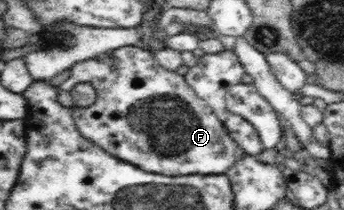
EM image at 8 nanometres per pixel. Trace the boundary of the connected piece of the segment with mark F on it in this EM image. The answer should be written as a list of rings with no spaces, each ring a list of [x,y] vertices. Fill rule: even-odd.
[[[129,45],[110,53],[107,60],[73,63],[70,77],[58,87],[59,104],[70,109],[83,137],[120,160],[149,173],[161,175],[225,174],[246,155],[227,133],[213,108],[189,87],[183,75],[165,69],[141,45]],[[80,83],[91,83],[97,99],[86,107],[75,106],[71,91]]]

